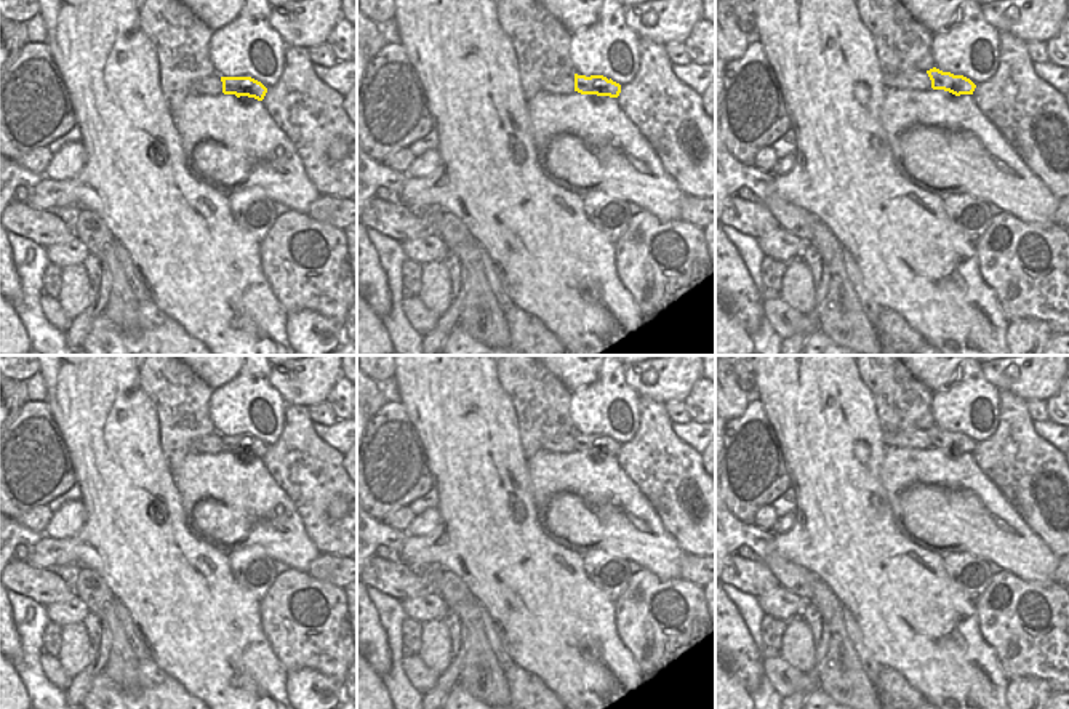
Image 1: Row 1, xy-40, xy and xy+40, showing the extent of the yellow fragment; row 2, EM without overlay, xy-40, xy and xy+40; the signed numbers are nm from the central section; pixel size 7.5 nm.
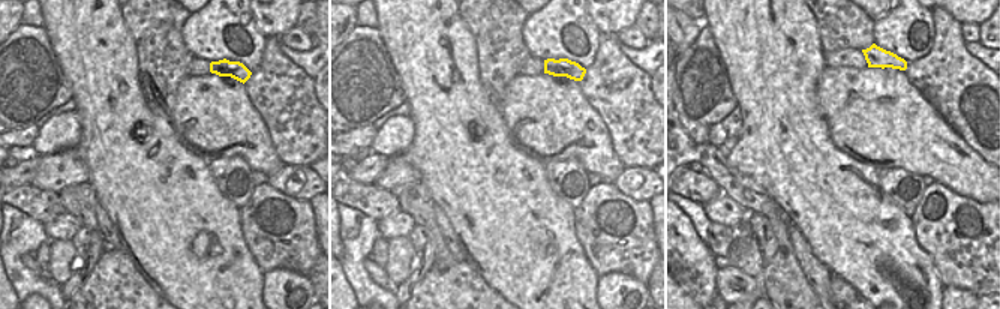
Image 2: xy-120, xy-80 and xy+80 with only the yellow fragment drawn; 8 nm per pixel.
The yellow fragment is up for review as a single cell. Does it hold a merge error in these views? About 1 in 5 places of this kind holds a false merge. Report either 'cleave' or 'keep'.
keep

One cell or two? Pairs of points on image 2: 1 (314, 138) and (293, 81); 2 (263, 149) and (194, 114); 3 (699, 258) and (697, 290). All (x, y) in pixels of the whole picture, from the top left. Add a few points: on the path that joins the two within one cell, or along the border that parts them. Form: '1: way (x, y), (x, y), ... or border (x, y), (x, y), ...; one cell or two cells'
1: way (309, 125), (294, 110), (293, 95); one cell
2: way (246, 135), (210, 114); one cell
3: way (697, 266), (697, 282); one cell

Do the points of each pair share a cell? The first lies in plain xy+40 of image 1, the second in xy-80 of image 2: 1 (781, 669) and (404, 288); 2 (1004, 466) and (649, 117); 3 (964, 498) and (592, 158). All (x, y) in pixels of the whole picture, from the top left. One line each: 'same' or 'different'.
1: different
2: same
3: same

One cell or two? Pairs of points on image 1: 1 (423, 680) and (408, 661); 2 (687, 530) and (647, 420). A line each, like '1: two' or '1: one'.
1: one
2: one

